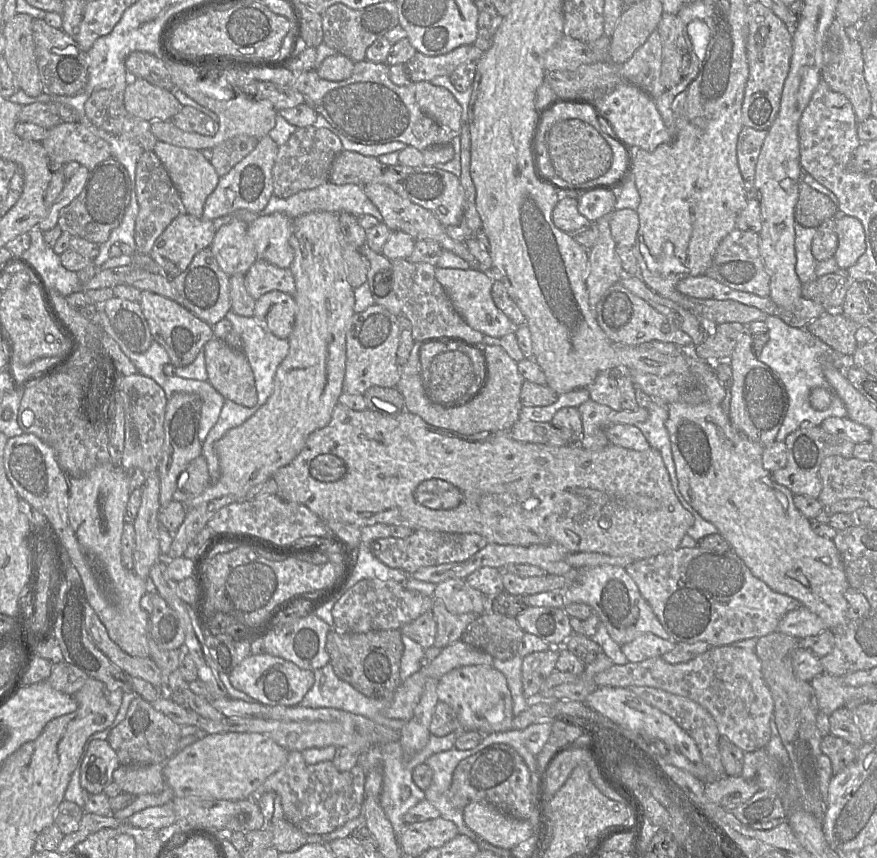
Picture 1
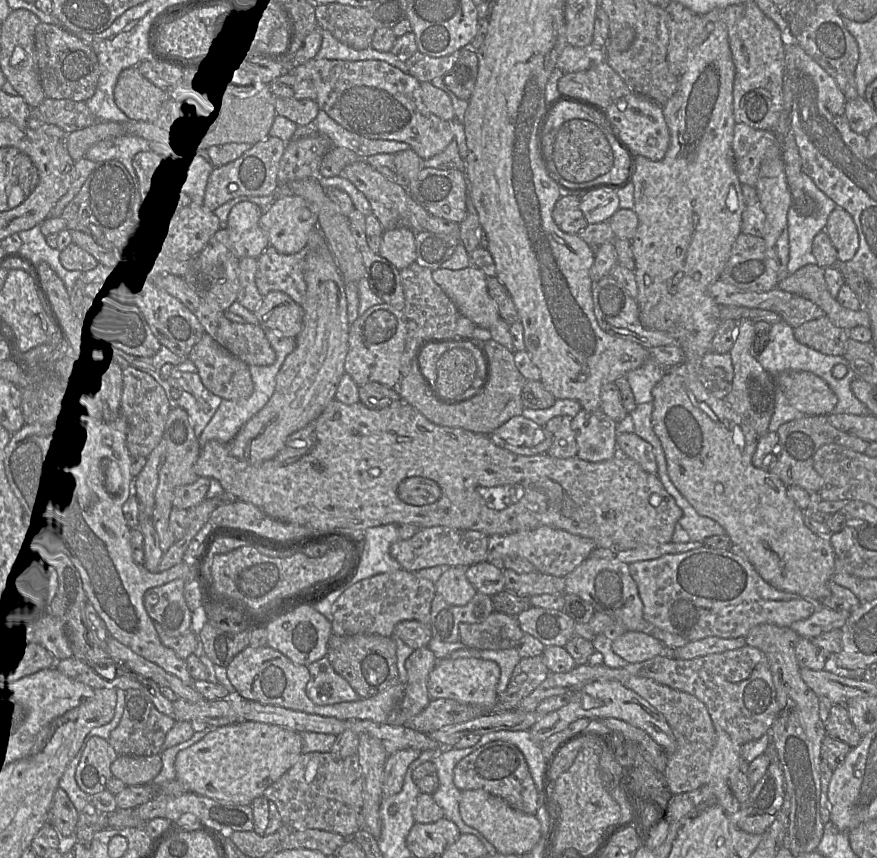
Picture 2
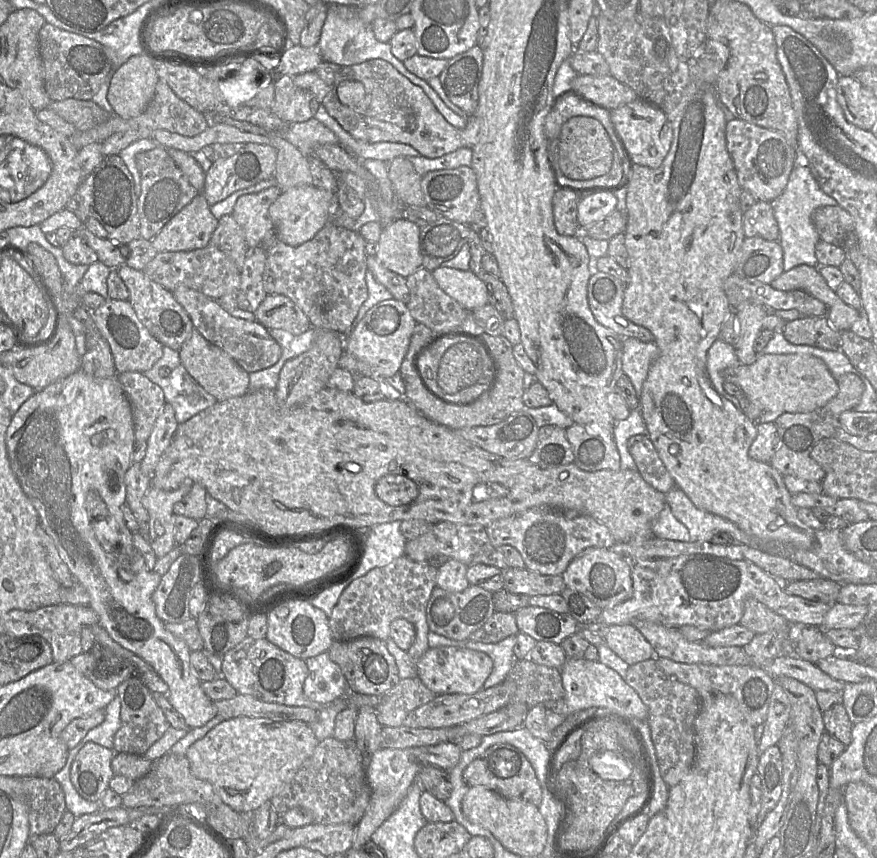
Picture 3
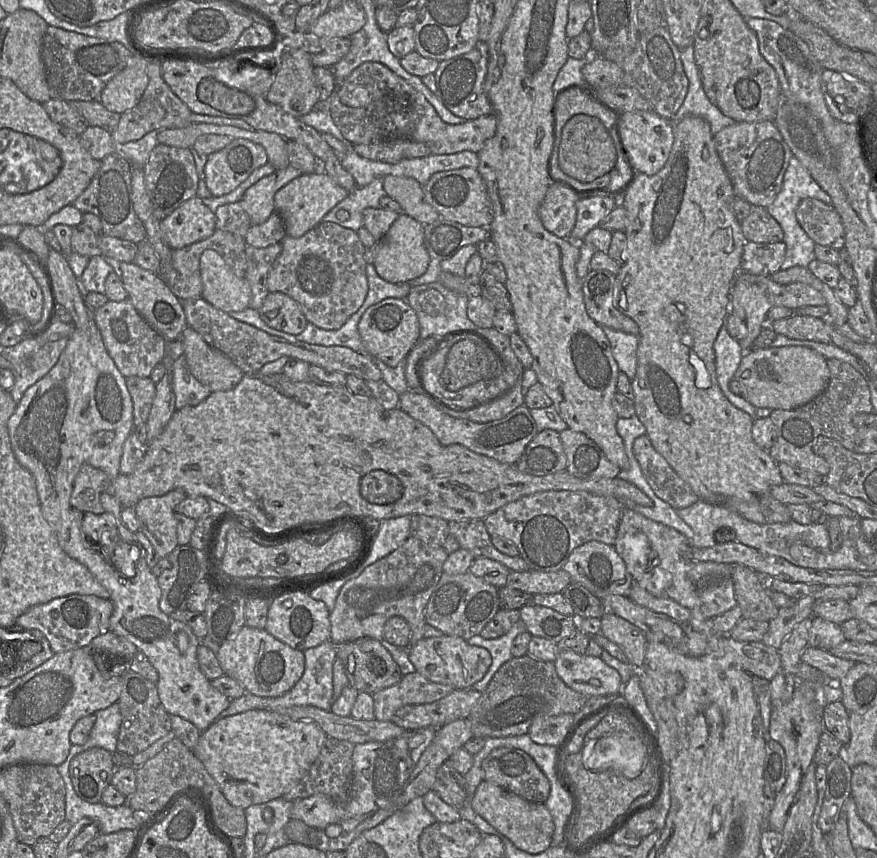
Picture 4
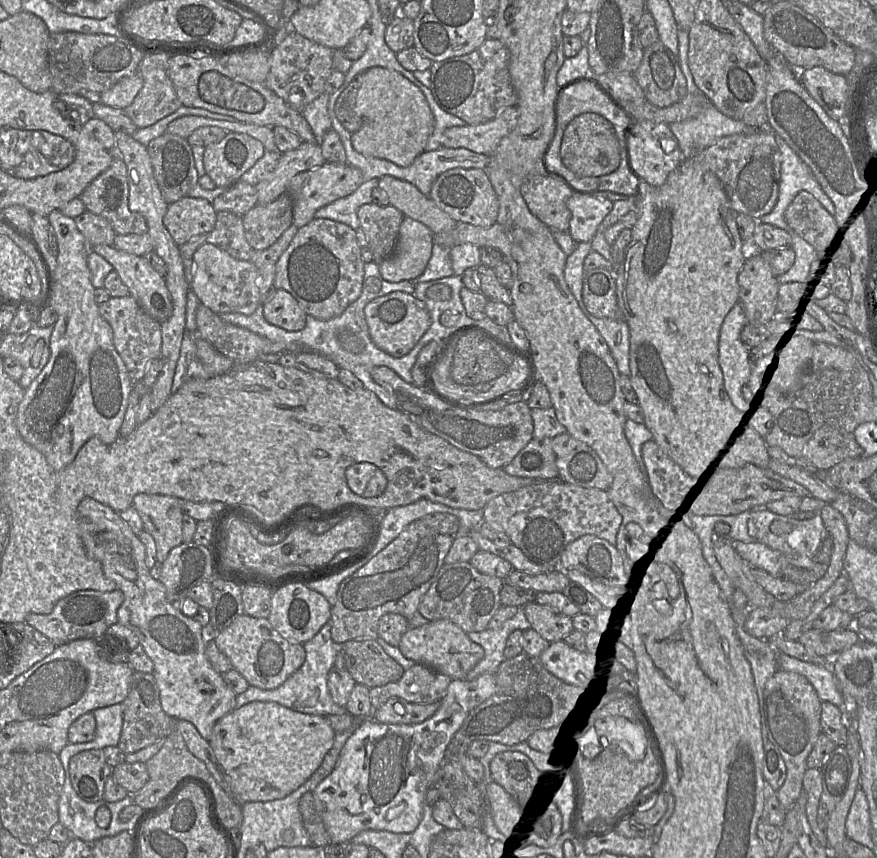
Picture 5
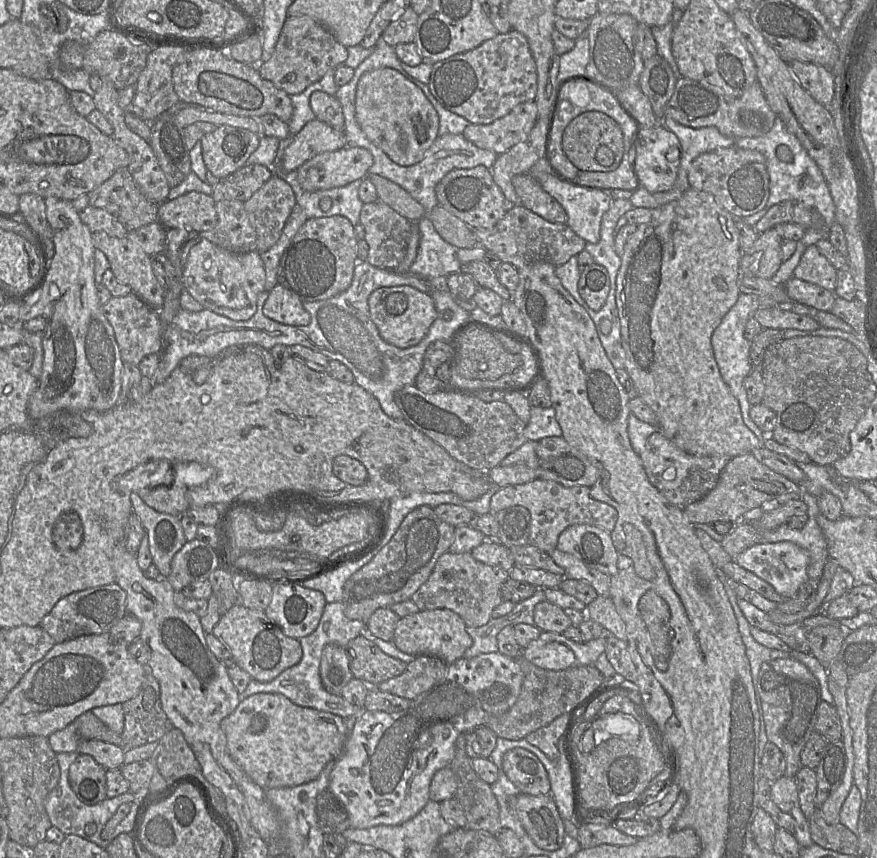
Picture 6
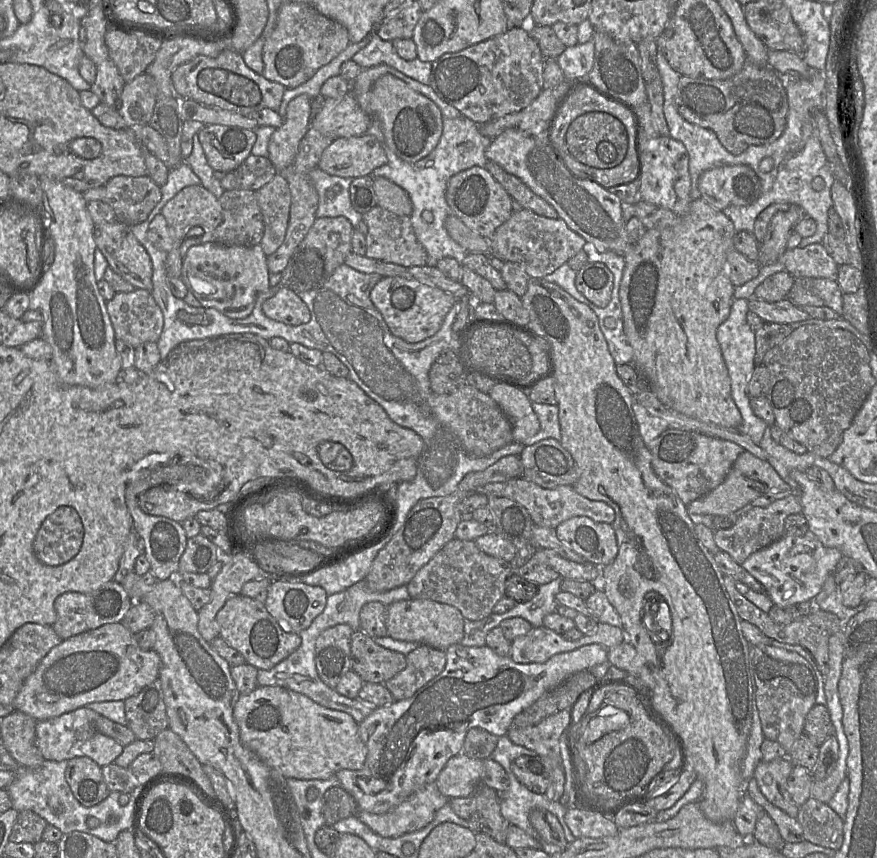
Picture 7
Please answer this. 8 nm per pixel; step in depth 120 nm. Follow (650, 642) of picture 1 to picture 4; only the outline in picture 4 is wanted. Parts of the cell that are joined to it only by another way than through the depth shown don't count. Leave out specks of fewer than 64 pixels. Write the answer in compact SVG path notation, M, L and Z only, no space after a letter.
M611 611L600 620L600 633L622 649L633 668L642 666L648 643L643 631Z

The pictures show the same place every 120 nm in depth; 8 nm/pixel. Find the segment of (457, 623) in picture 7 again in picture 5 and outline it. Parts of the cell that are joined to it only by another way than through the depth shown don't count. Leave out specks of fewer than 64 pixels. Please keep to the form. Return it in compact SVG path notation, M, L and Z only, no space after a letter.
M449 620L429 621L420 627L409 627L398 645L401 653L415 663L426 665L451 679L465 679L469 671L484 657L484 649Z

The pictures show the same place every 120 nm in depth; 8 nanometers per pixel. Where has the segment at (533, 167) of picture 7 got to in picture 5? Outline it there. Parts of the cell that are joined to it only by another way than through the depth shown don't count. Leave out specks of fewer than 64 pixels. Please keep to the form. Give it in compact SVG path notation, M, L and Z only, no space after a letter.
M574 194L567 200L571 211L569 233L577 243L591 242L599 225L611 212L613 202L607 198Z

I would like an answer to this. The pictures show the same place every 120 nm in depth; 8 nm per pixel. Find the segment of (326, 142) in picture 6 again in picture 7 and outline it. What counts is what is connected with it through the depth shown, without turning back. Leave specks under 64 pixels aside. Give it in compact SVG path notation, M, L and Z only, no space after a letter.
M348 92L341 98L324 99L320 110L314 113L310 127L323 135L337 139L342 137L357 137L366 134L370 122L371 117L360 108L353 94Z

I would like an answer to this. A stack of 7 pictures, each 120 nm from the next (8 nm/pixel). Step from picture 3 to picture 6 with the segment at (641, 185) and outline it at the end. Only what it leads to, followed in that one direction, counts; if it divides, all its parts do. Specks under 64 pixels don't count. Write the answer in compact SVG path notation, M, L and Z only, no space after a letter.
M692 187L685 191L679 199L656 209L649 222L638 225L621 256L621 267L617 275L616 306L621 325L622 346L625 351L625 369L637 388L638 396L655 413L658 430L679 449L694 456L728 456L732 459L761 448L757 436L744 423L738 400L720 374L711 344L714 330L735 305L741 293L738 287L741 256L736 218L720 206L712 194Z

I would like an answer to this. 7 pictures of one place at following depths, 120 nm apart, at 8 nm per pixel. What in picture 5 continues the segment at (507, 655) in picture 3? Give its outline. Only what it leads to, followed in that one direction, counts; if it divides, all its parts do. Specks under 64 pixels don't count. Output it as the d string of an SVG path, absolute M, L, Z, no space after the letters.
M518 607L517 613L506 620L499 628L486 628L481 632L467 633L468 638L482 646L484 657L468 672L465 680L473 680L486 673L495 674L500 664L505 660L503 652L508 636L515 630L527 630L531 627L524 607Z

